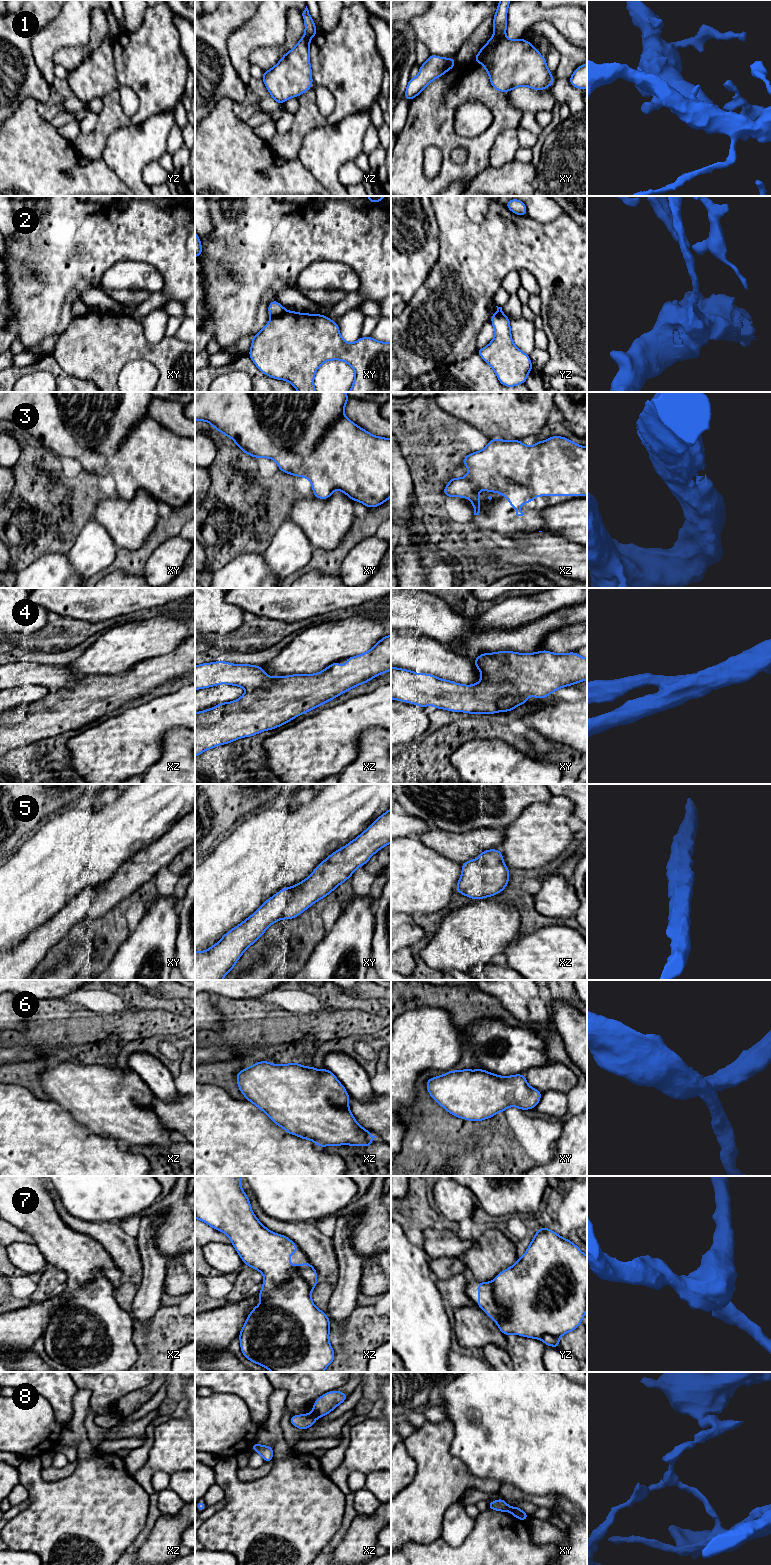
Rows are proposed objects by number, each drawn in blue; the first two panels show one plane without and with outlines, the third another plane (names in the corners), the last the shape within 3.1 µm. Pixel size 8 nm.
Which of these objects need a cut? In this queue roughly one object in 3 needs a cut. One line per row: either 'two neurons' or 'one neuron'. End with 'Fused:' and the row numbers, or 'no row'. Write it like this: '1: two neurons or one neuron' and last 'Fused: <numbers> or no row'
1: two neurons
2: two neurons
3: one neuron
4: one neuron
5: one neuron
6: one neuron
7: one neuron
8: two neurons
Fused: 1, 2, 8

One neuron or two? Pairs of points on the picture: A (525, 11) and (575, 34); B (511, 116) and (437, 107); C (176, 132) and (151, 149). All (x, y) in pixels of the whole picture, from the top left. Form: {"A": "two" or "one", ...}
{"A": "one", "B": "one", "C": "two"}

